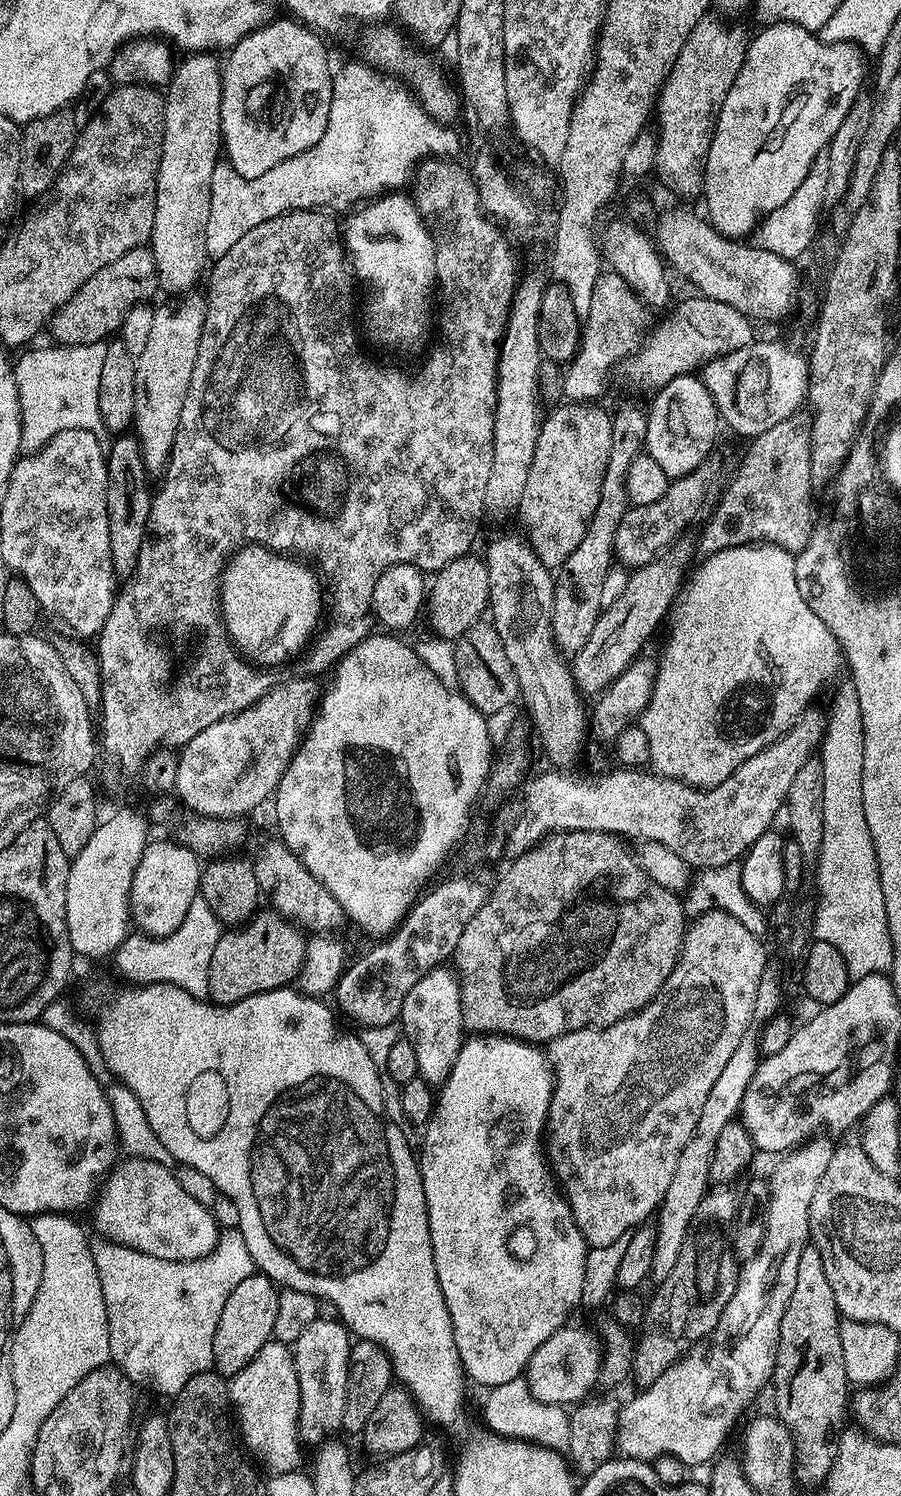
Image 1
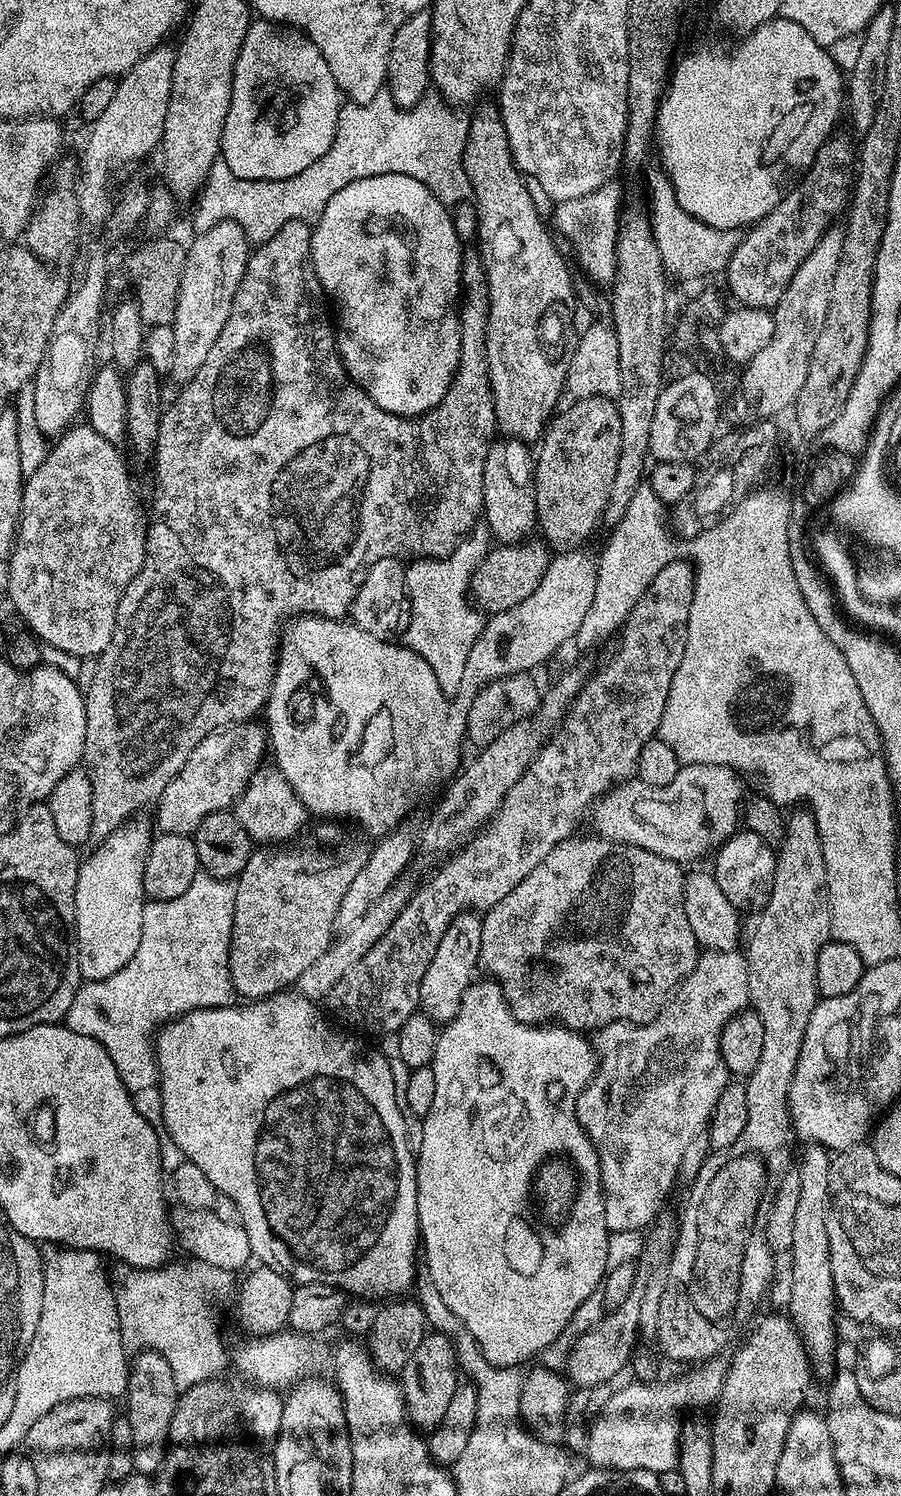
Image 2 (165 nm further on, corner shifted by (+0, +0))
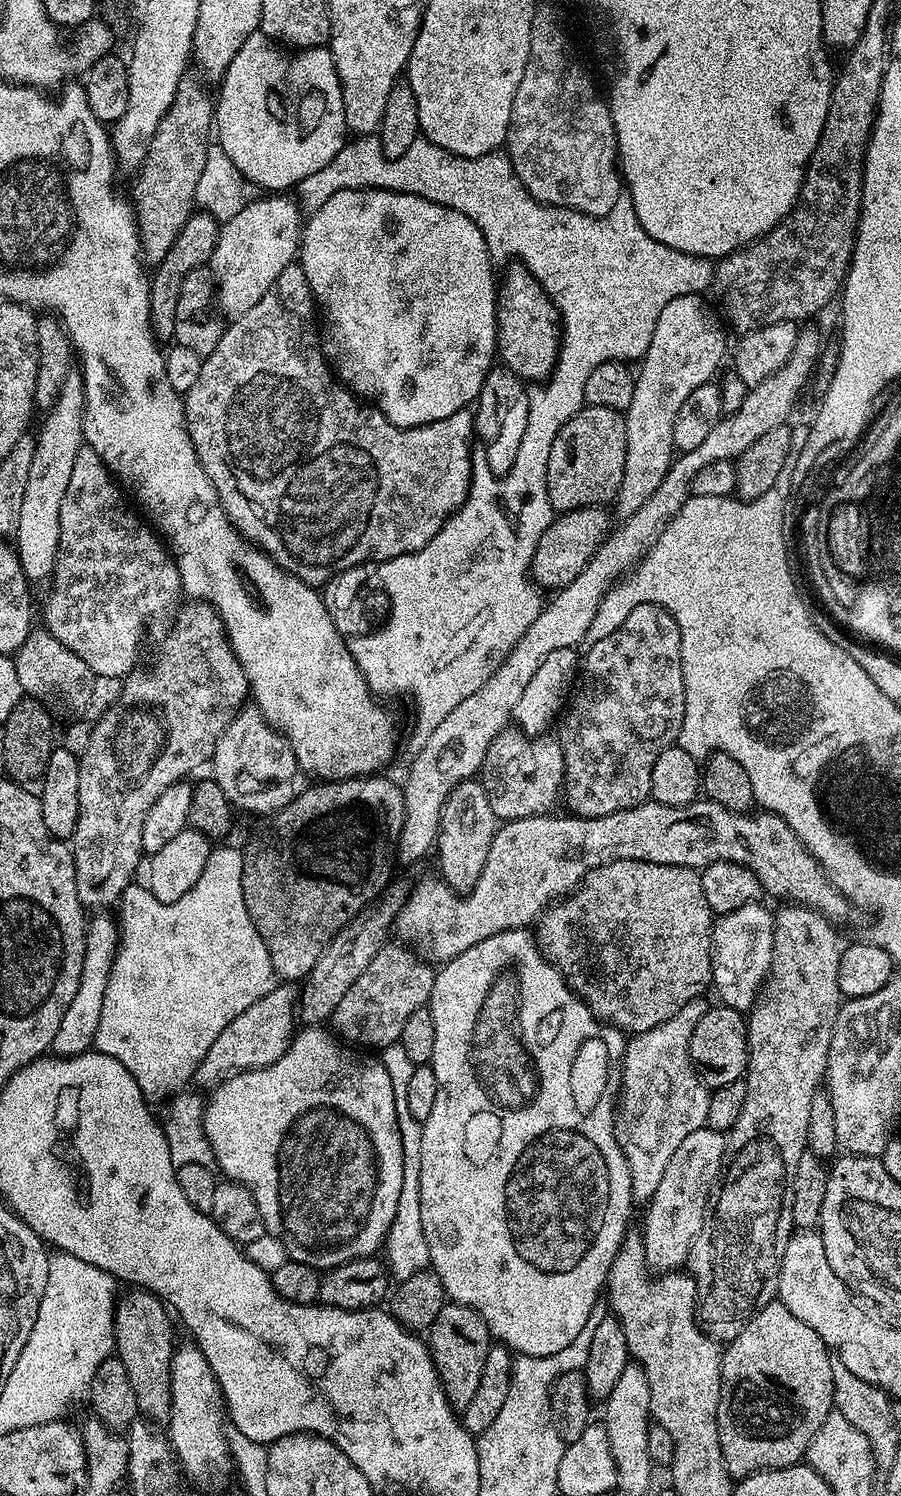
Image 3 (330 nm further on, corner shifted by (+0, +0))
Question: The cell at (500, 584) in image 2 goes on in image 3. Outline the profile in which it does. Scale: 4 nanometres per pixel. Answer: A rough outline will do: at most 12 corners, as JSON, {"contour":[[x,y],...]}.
{"contour":[[604,506],[559,513],[530,575],[570,586],[610,535]]}

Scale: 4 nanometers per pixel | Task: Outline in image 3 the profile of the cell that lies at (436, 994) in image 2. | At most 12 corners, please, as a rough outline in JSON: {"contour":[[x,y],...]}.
{"contour":[[479,779],[454,786],[434,852],[455,892],[478,882],[497,827]]}

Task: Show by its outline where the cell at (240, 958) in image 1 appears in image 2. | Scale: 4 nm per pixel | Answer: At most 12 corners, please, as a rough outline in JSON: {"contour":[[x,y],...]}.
{"contour":[[320,822],[235,877],[228,969],[255,1002],[334,943],[370,844]]}

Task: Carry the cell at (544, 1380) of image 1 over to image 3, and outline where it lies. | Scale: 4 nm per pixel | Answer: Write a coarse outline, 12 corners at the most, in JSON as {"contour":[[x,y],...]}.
{"contour":[[705,1126],[674,1150],[646,1205],[644,1263],[687,1265],[729,1148]]}

